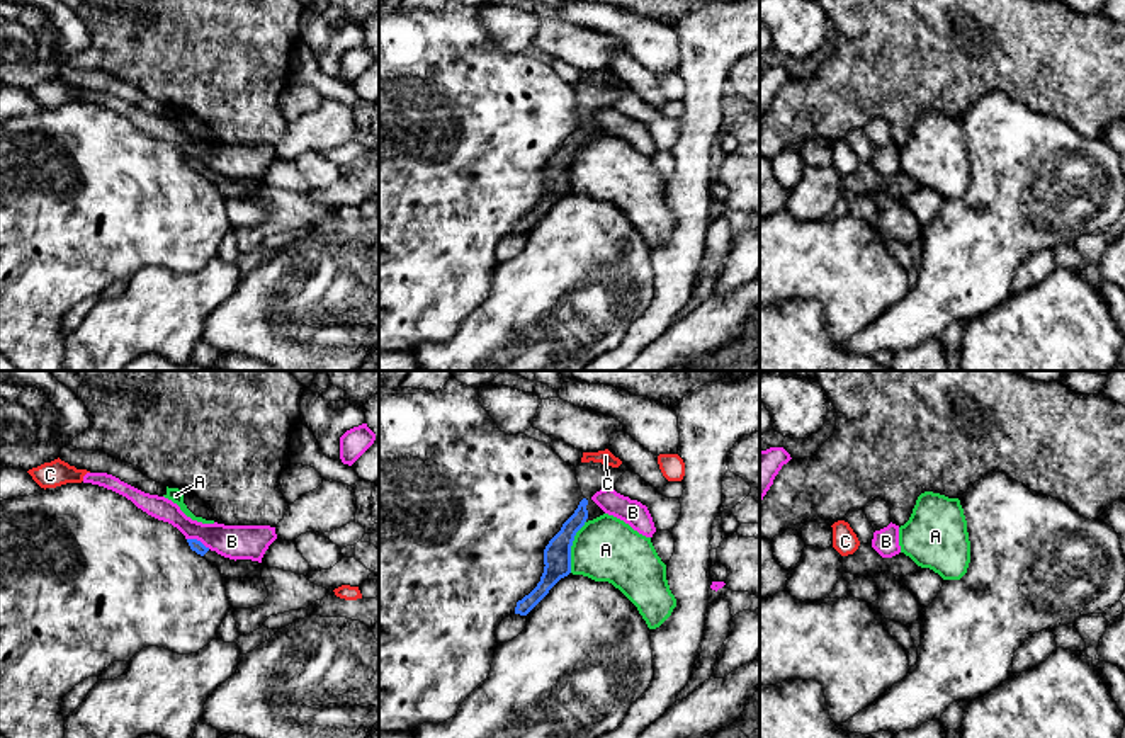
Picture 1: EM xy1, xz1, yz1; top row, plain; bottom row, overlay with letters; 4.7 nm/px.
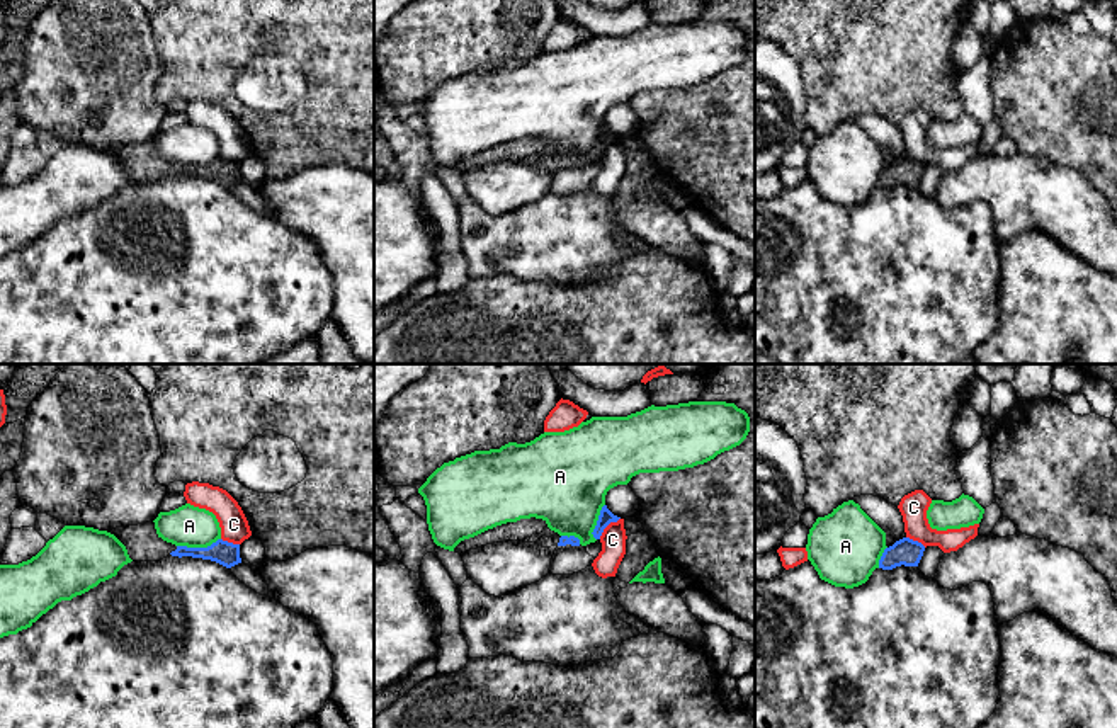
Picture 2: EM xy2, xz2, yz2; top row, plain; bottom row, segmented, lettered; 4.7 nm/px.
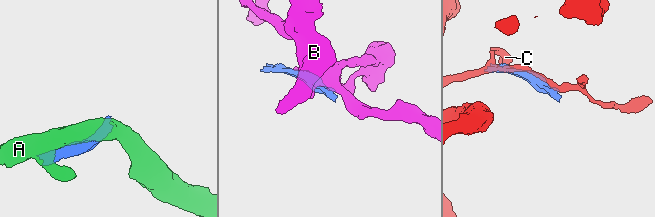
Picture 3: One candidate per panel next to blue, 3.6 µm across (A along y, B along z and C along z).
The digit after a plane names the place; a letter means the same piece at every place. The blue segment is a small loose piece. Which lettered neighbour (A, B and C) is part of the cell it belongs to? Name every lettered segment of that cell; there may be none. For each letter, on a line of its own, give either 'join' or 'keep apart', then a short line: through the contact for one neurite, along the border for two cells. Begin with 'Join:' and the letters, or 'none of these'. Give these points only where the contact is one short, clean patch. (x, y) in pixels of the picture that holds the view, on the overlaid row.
Join: none of these
A: keep apart
B: keep apart | xy1 (187, 538), (196, 538), (209, 548)
C: keep apart | xz2 (619, 517), (599, 538)

